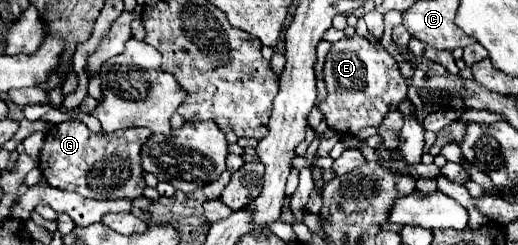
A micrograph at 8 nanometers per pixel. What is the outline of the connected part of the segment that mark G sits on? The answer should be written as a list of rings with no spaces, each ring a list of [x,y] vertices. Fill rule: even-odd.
[[[70,119],[48,129],[38,159],[40,171],[54,189],[76,191],[90,199],[134,199],[146,187],[144,171],[140,167],[140,147],[150,135],[150,129],[92,133],[82,121]]]

